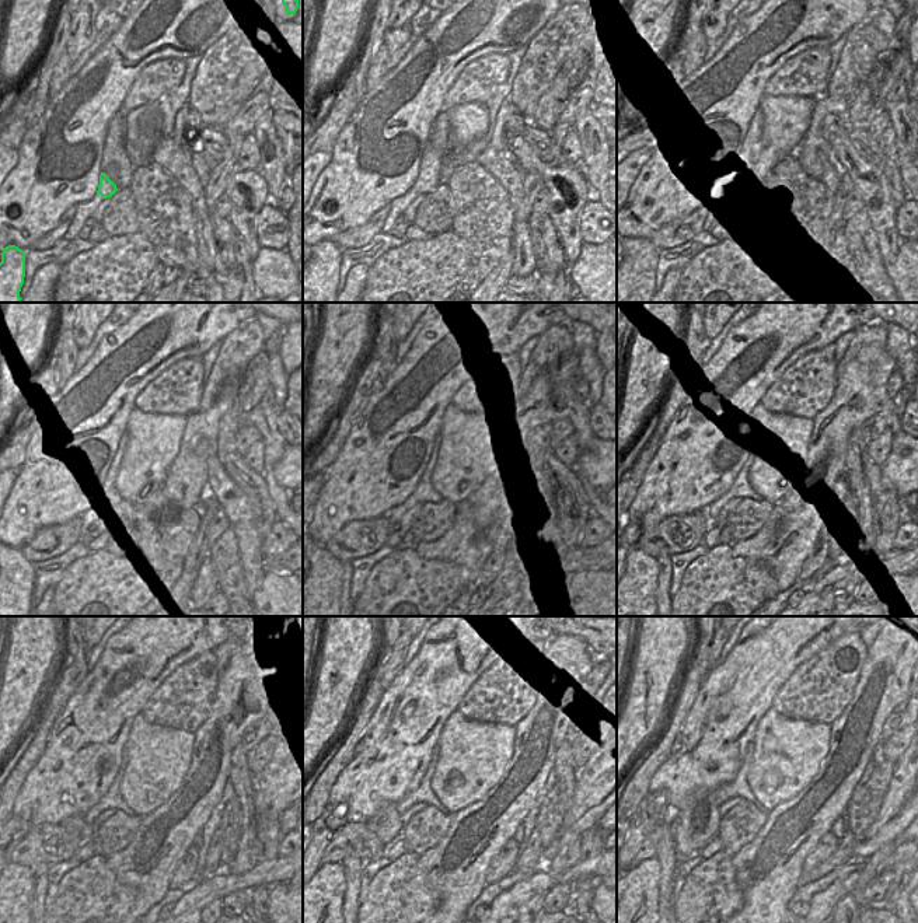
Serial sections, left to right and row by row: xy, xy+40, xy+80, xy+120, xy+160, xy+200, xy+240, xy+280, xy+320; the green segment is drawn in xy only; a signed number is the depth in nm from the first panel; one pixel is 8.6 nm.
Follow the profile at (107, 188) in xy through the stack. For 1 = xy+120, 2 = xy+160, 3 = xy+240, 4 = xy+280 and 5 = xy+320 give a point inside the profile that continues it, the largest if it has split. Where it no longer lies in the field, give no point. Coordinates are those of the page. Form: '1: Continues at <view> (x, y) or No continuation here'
1: Continues at xy+120 (110, 495)
2: Continues at xy+160 (425, 492)
3: Continues at xy+240 (111, 799)
4: Continues at xy+280 (423, 793)
5: Continues at xy+320 (737, 787)

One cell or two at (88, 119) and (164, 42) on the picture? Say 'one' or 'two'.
one

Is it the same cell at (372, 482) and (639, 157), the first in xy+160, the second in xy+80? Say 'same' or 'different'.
different

